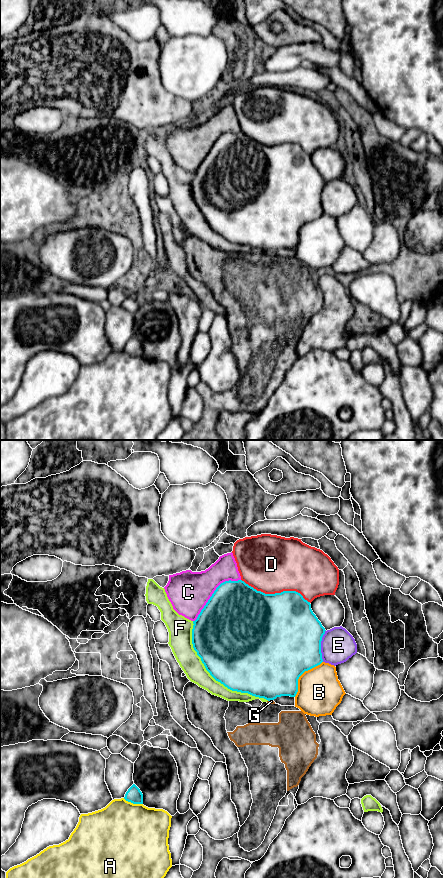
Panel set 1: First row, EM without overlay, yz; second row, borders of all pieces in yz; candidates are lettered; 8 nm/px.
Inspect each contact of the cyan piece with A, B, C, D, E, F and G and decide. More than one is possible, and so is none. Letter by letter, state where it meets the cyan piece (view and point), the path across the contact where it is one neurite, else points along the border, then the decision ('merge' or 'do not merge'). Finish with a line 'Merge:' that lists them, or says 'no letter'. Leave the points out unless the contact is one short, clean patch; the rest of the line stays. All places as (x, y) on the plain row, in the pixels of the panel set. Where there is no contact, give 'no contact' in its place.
A: contact yz (133, 355); do not merge
B: contact yz (301, 226); do not merge
C: contact yz (213, 145); do not merge
D: contact yz (276, 145); do not merge
E: contact yz (320, 198); do not merge
F: contact yz (213, 229); do not merge
G: contact yz (270, 251); border yz (272, 251), (268, 253); do not merge
Merge: no letter

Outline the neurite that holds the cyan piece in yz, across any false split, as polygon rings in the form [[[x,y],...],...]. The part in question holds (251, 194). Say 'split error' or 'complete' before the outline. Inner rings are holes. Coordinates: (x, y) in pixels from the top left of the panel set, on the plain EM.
complete | [[[242,132],[225,133],[216,140],[193,176],[194,202],[210,227],[232,243],[268,253],[281,248],[295,249],[299,229],[323,214],[321,193],[326,182],[313,165],[310,154],[296,143],[265,146]]]

